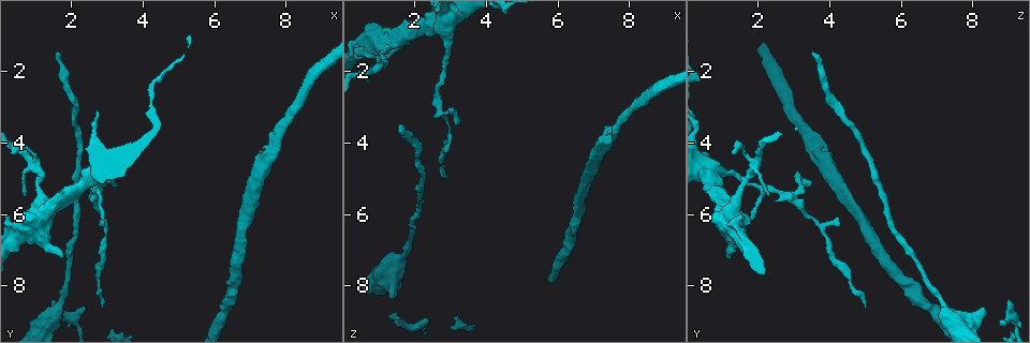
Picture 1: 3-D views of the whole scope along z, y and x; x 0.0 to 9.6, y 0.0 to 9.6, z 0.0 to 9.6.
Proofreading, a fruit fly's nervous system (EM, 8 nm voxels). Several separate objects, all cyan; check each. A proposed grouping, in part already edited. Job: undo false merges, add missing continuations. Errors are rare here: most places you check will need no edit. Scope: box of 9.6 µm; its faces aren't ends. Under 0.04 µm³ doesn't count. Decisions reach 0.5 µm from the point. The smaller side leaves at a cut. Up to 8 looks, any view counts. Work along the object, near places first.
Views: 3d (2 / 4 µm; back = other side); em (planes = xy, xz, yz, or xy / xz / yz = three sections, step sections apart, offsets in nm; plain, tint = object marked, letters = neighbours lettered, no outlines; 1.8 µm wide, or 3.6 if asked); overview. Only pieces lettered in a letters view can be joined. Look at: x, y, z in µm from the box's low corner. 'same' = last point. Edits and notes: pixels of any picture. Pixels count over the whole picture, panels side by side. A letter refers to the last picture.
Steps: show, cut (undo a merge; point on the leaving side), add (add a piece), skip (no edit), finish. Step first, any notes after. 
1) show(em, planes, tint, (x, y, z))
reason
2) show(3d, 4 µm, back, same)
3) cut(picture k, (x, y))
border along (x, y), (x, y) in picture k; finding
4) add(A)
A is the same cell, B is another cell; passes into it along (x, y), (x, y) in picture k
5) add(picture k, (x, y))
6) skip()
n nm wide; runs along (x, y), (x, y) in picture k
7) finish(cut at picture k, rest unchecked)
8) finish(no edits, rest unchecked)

show(3d, 2 µm, (3.30, 5.15, 3.45))
an open end

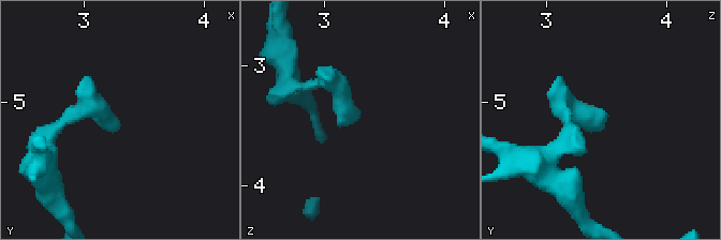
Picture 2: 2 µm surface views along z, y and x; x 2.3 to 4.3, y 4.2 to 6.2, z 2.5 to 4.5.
show(em, yz, step 16, tint, (3.28, 5.20, 3.44))

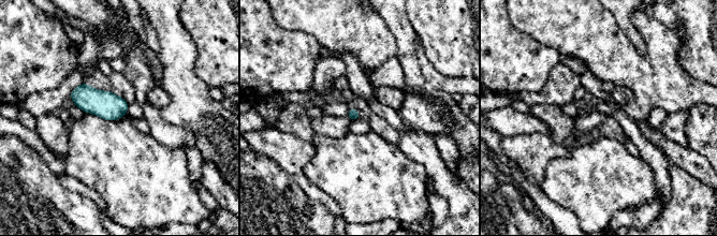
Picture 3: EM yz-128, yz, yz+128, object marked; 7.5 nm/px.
show(em, xz, step 16, letters, same)

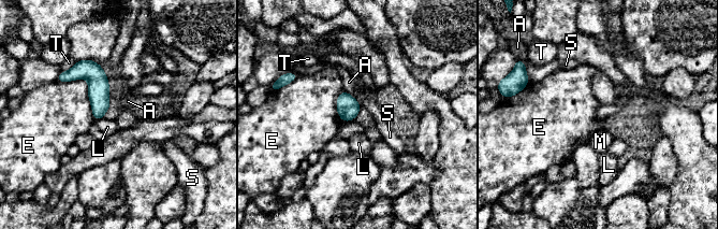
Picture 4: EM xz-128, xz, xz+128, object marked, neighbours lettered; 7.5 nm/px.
skip()
E touches over 400 nm; A, E, L, M, S and T are other cells; border along (356, 100), (361, 106) in picture 4; none of them fits

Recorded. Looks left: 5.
show(em, 3.6 µm, planes, tint, (1.15, 5.90, 1.20))
small branch off a trunk

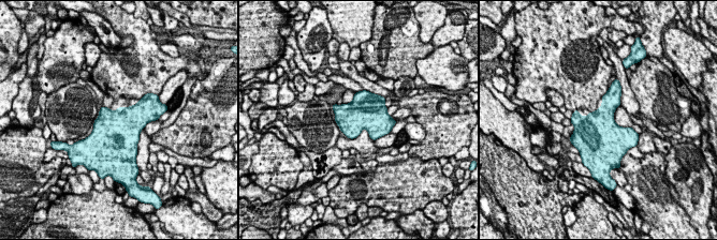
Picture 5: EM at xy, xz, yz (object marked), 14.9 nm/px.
show(em, 3.6 µm, planes, letters, same)

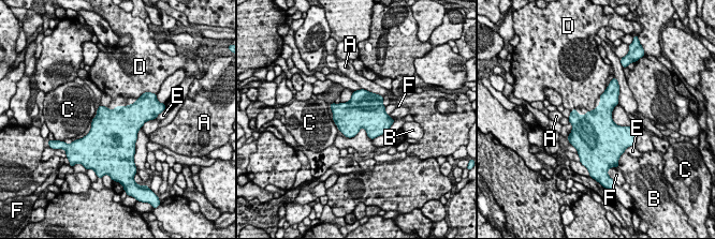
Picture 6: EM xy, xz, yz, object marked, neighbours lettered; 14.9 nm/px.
skip()
A, B, C, D, E and F are other cells; border along (607, 88), (599, 95) in picture 6; one neuron here

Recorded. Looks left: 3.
show(em, 3.6 µm, xy, step 8, letters, (2.65, 4.90, 0.70))
sudden change in width

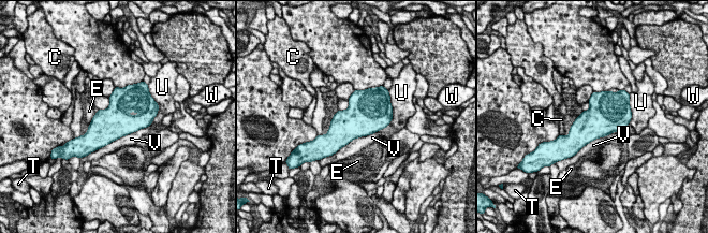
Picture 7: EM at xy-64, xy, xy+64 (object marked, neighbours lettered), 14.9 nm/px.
skip()
C, E, T, U, V and W are other cells; border along (151, 122), (94, 150) in picture 7; one neuron here

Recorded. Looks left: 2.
show(em, xz, step 4, plain, (1.65, 1.45, 3.55))
long arm stops here

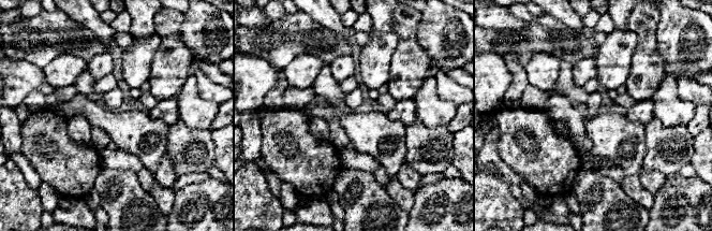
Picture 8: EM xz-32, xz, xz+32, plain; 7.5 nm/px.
show(em, xz, step 4, letters, same)
see the neighbours

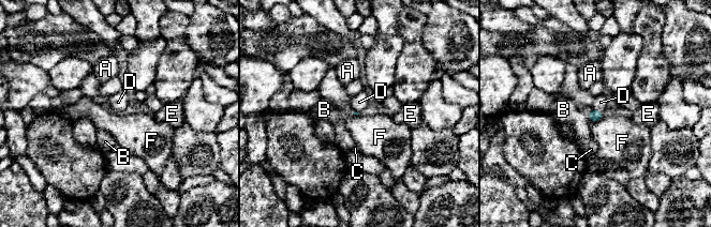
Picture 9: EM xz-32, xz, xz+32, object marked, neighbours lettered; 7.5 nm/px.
add(D)
D is the same cell, A, B, C, E and F are other cells; passes into it along (594, 116), (596, 110), (601, 102) in picture 9; the neuron continues

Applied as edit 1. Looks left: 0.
finish(add at picture 9, rest unchecked)

